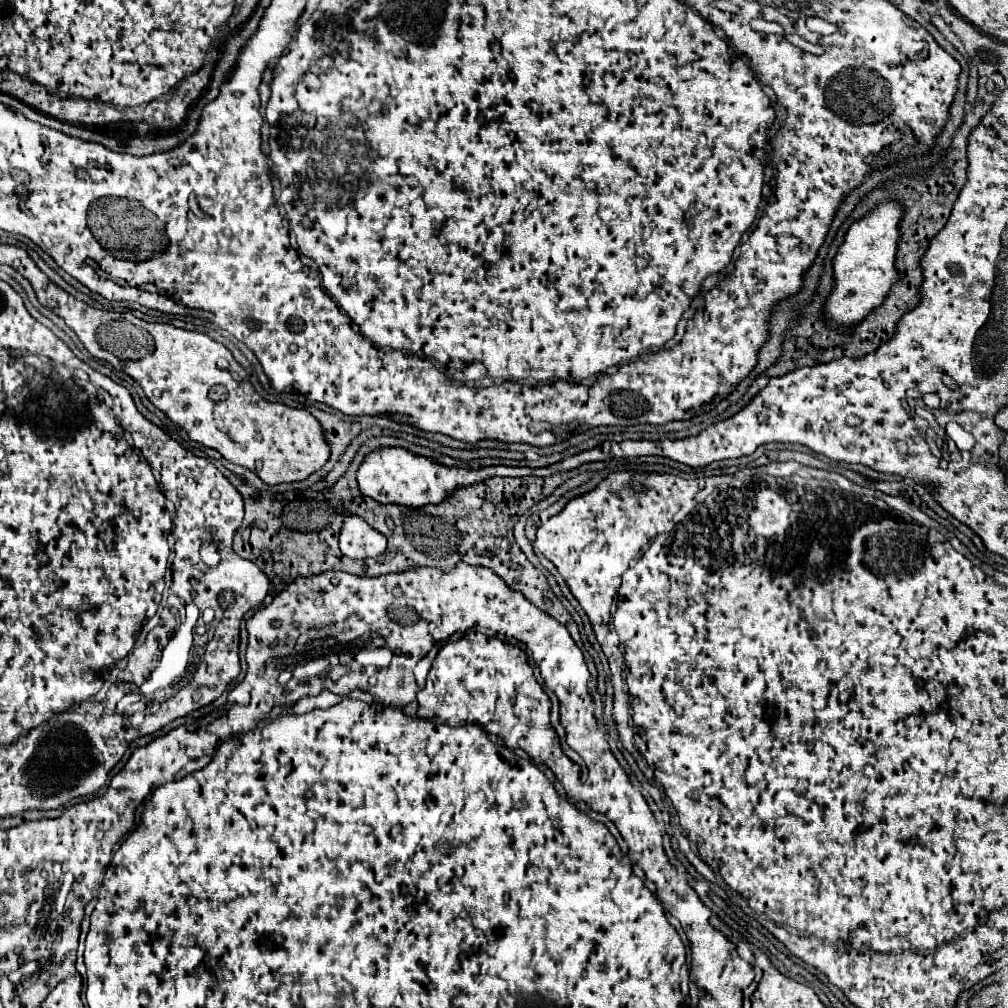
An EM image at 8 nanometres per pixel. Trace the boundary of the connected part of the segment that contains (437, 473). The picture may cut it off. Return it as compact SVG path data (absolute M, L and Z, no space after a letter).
M378 447L364 457L356 473L356 479L358 479L360 491L378 503L402 503L408 507L422 507L428 503L442 501L442 497L446 497L454 487L470 485L474 481L484 481L486 477L494 477L494 475L524 477L524 475L536 475L536 469L504 467L504 465L492 465L492 467L482 467L482 469L446 467L442 463L436 463L430 457L414 455L402 447Z

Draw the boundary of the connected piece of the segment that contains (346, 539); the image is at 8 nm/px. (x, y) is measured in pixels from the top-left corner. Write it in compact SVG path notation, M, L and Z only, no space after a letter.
M346 513L340 531L340 547L350 559L370 559L386 551L386 537L372 529L362 517Z

